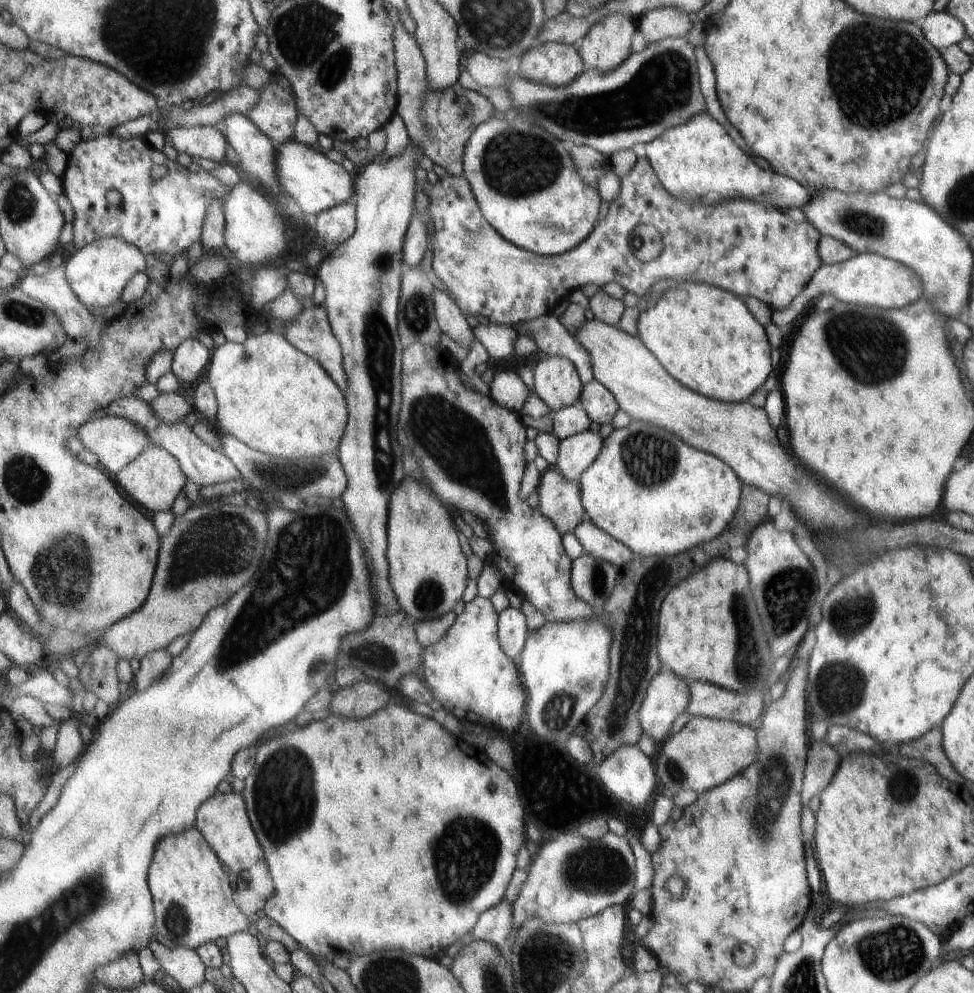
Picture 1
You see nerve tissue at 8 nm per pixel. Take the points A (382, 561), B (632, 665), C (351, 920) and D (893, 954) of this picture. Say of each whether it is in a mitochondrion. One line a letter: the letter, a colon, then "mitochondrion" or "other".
A: other
B: mitochondrion
C: other
D: mitochondrion

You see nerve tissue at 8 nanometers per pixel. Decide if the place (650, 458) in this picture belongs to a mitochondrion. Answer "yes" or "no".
yes

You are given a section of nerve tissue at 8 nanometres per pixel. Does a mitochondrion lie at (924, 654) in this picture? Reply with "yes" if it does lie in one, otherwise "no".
no

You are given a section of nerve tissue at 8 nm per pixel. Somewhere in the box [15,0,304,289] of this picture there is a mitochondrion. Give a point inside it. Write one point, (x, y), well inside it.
(111, 33)

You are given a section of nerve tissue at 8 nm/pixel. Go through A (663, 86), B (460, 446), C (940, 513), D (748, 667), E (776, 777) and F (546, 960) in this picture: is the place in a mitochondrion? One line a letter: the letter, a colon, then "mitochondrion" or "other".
A: mitochondrion
B: mitochondrion
C: other
D: mitochondrion
E: mitochondrion
F: mitochondrion

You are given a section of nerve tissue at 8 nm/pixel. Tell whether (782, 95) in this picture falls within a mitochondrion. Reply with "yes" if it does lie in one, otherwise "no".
no

